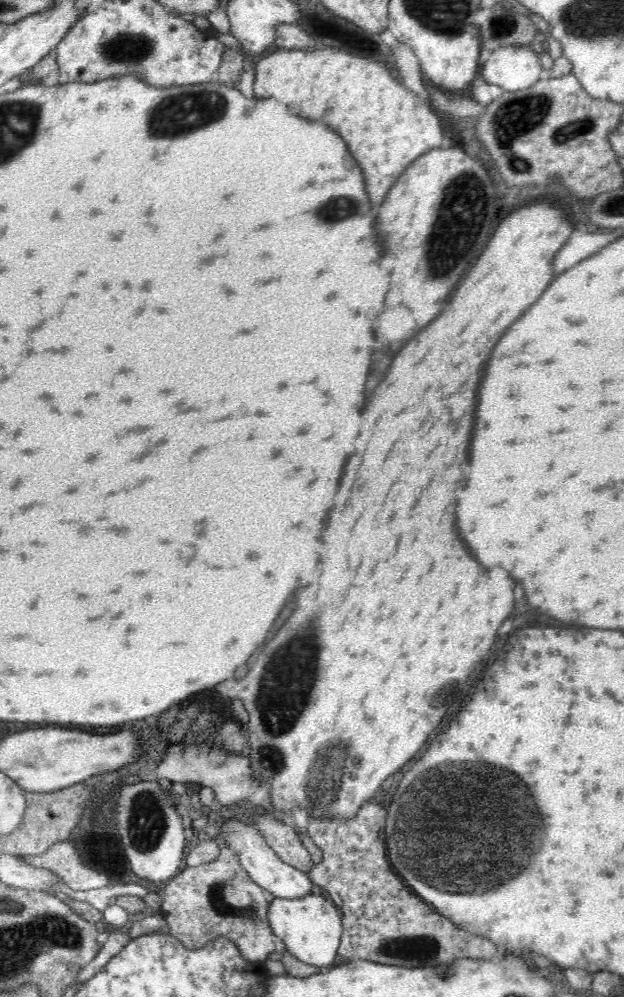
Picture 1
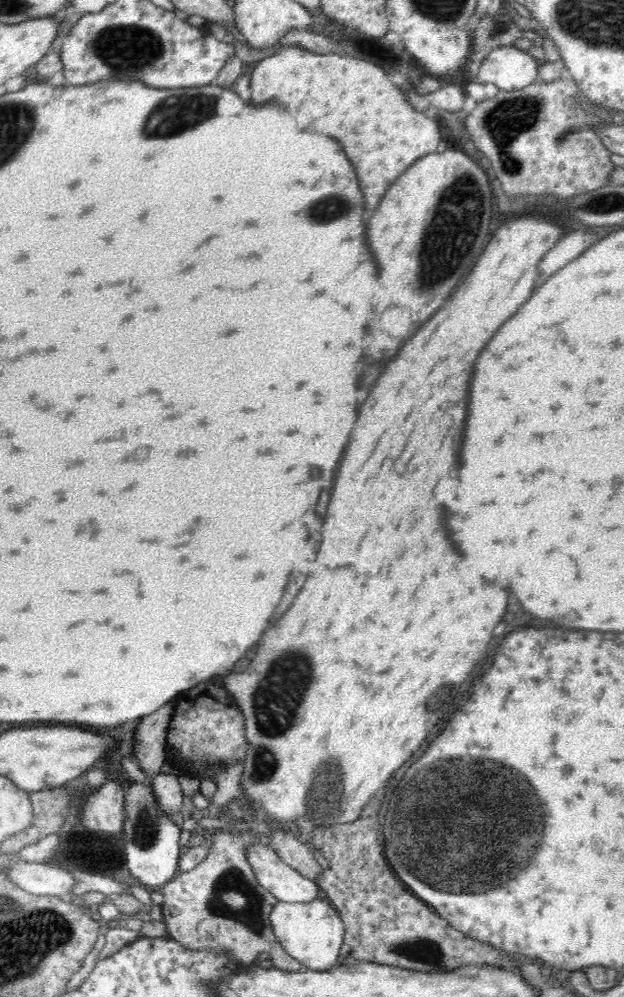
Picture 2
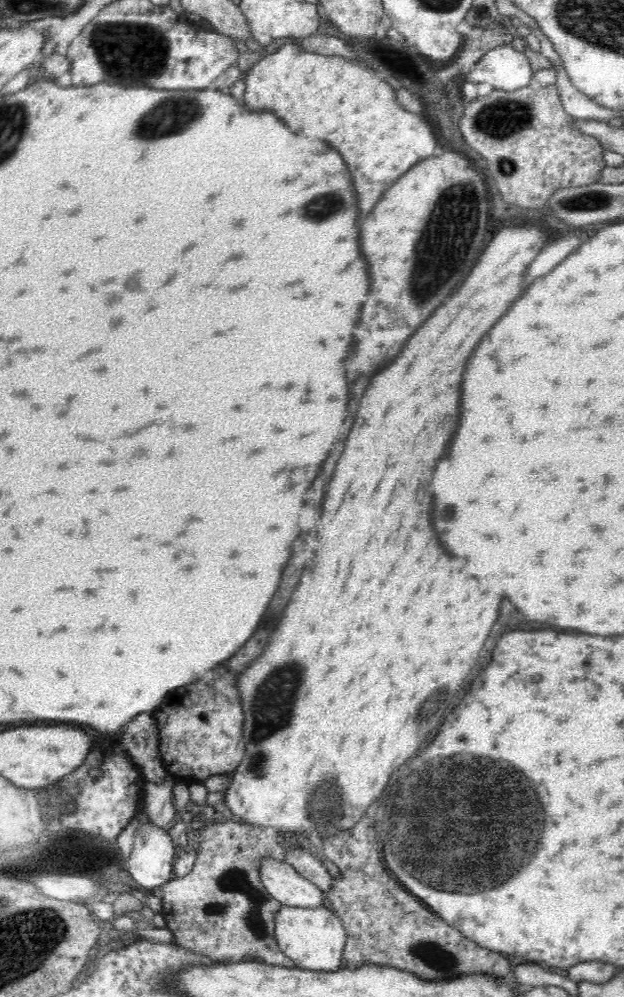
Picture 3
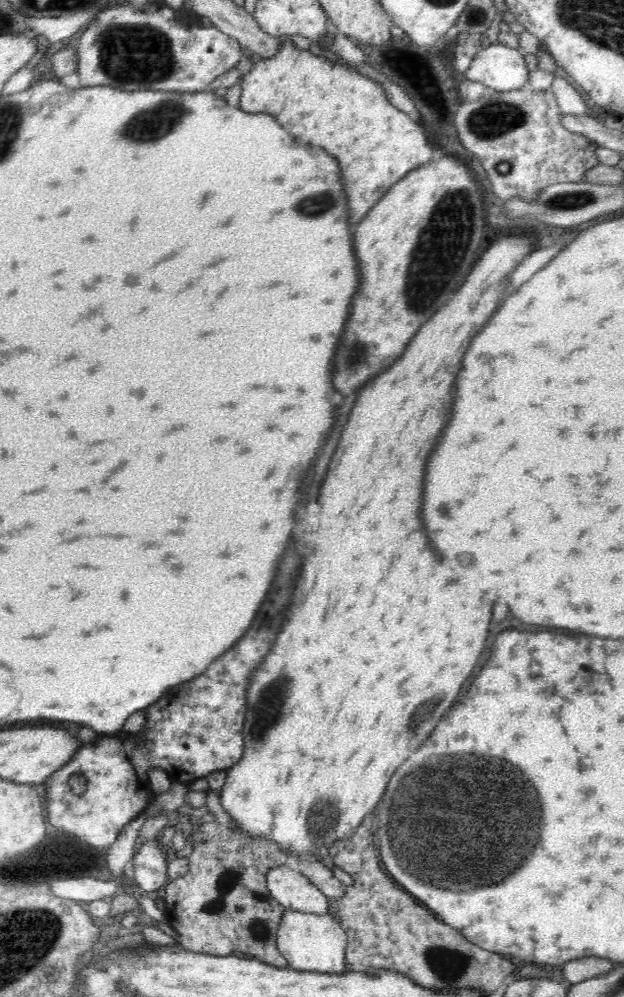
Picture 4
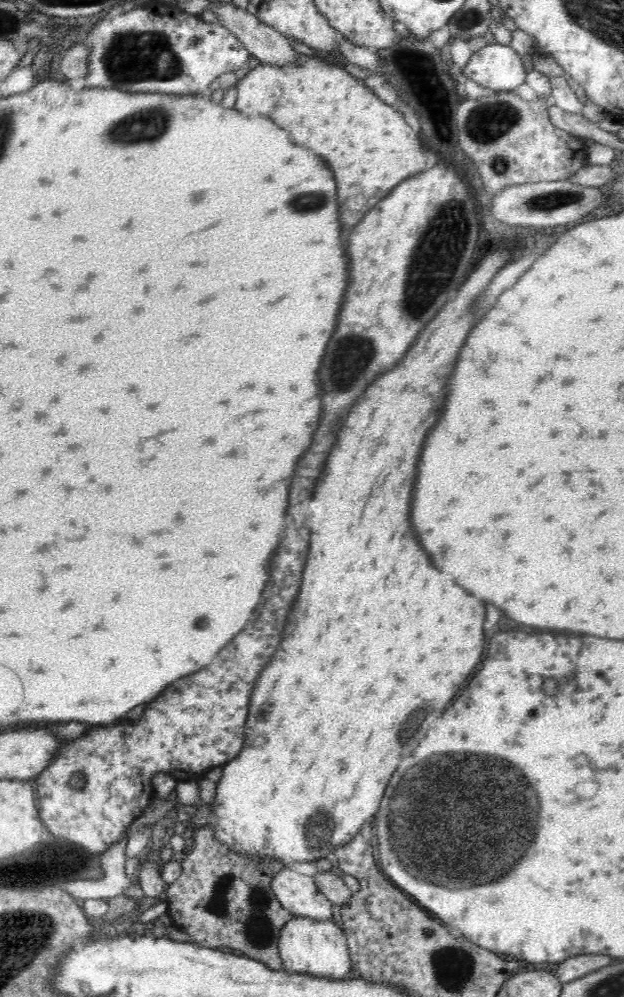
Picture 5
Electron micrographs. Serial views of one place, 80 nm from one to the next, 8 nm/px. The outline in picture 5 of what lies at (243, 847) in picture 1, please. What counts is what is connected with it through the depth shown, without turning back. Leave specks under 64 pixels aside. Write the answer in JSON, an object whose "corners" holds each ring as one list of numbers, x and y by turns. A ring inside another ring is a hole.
{"corners":[[285,867,275,874,270,886,282,908,291,915,332,920,332,903,316,886,313,876]]}

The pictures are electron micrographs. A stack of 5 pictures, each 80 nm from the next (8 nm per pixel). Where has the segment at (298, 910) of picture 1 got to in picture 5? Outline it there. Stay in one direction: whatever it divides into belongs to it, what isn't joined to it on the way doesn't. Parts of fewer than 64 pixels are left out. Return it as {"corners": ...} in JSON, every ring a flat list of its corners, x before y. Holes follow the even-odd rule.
{"corners":[[291,916,280,930,278,938,281,970,290,973,323,976,330,980,344,980,350,974,351,962,347,938,340,924,332,920,317,920,303,916]]}

